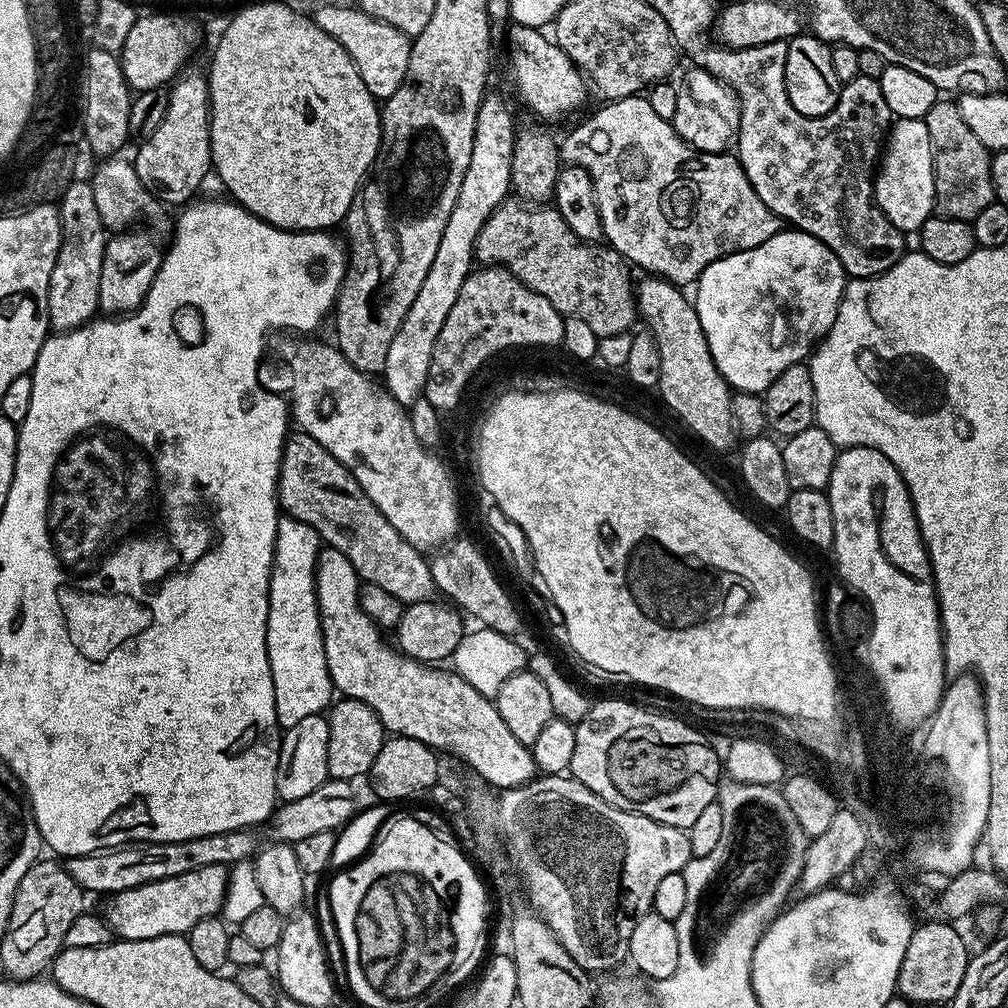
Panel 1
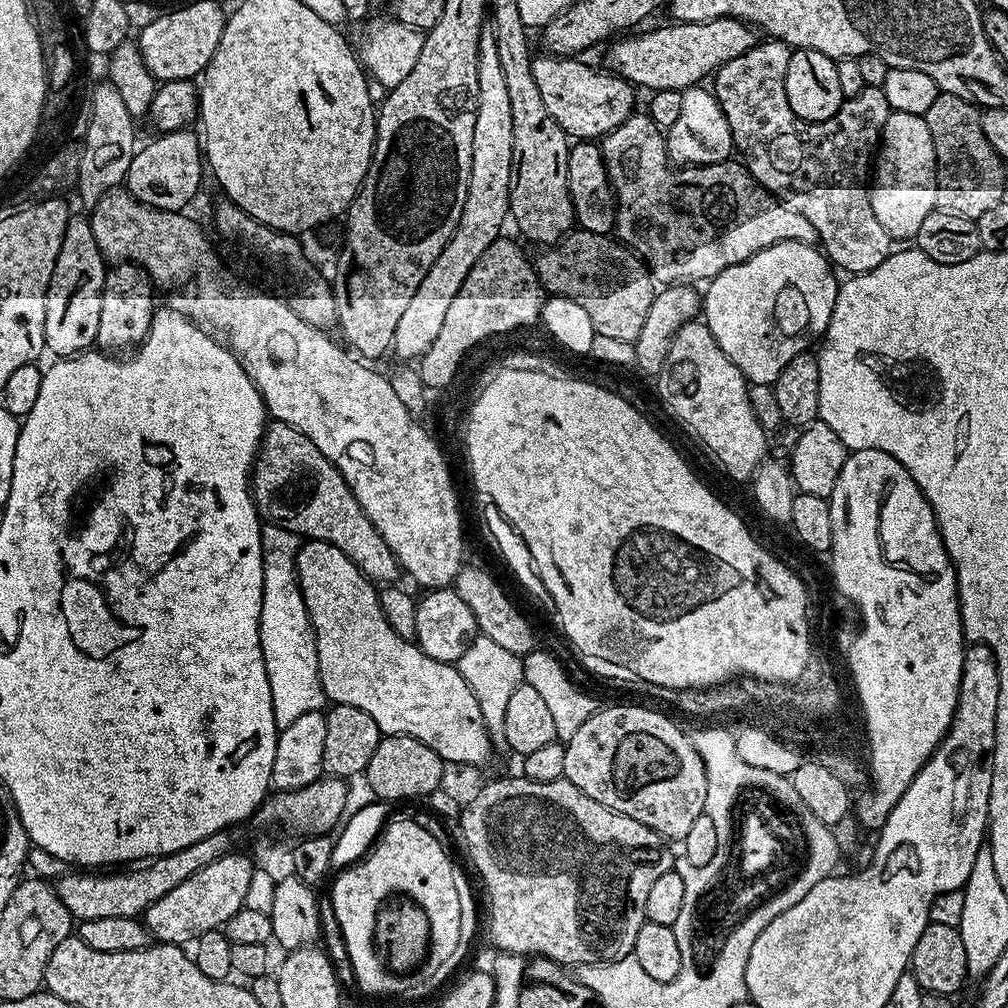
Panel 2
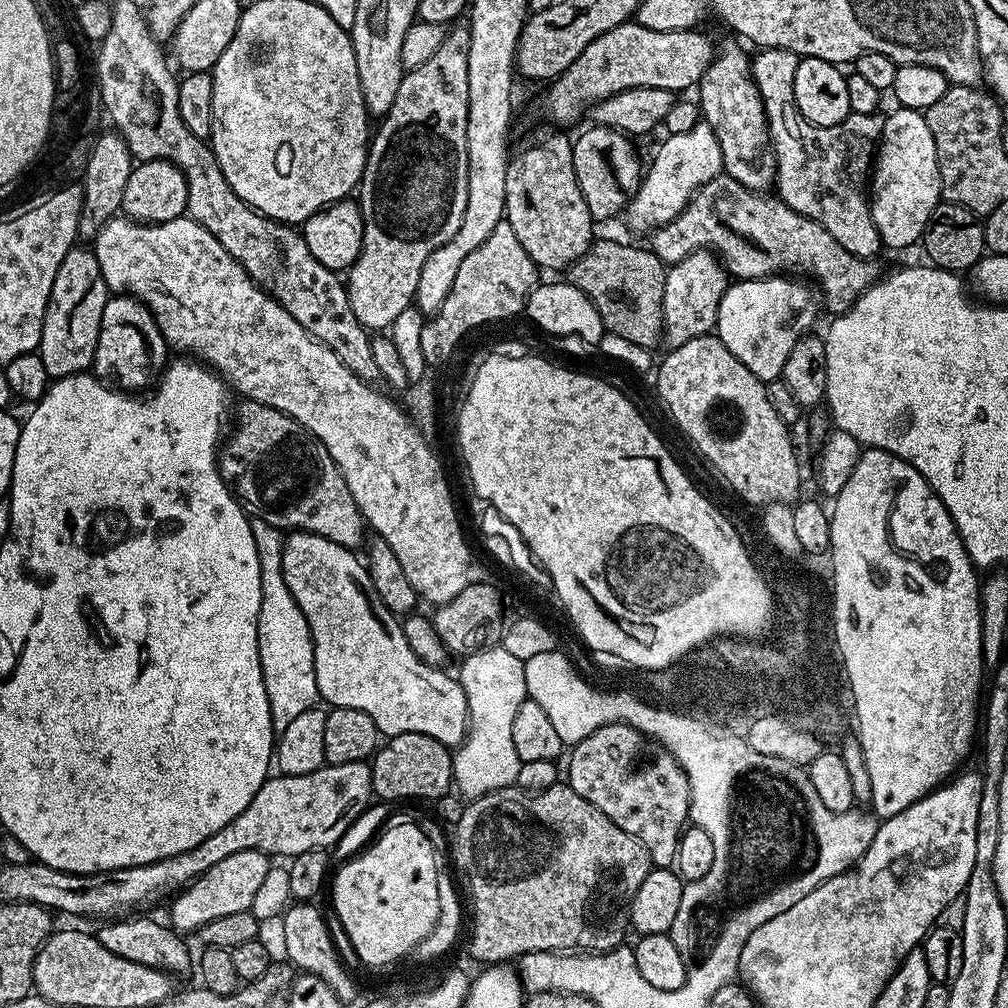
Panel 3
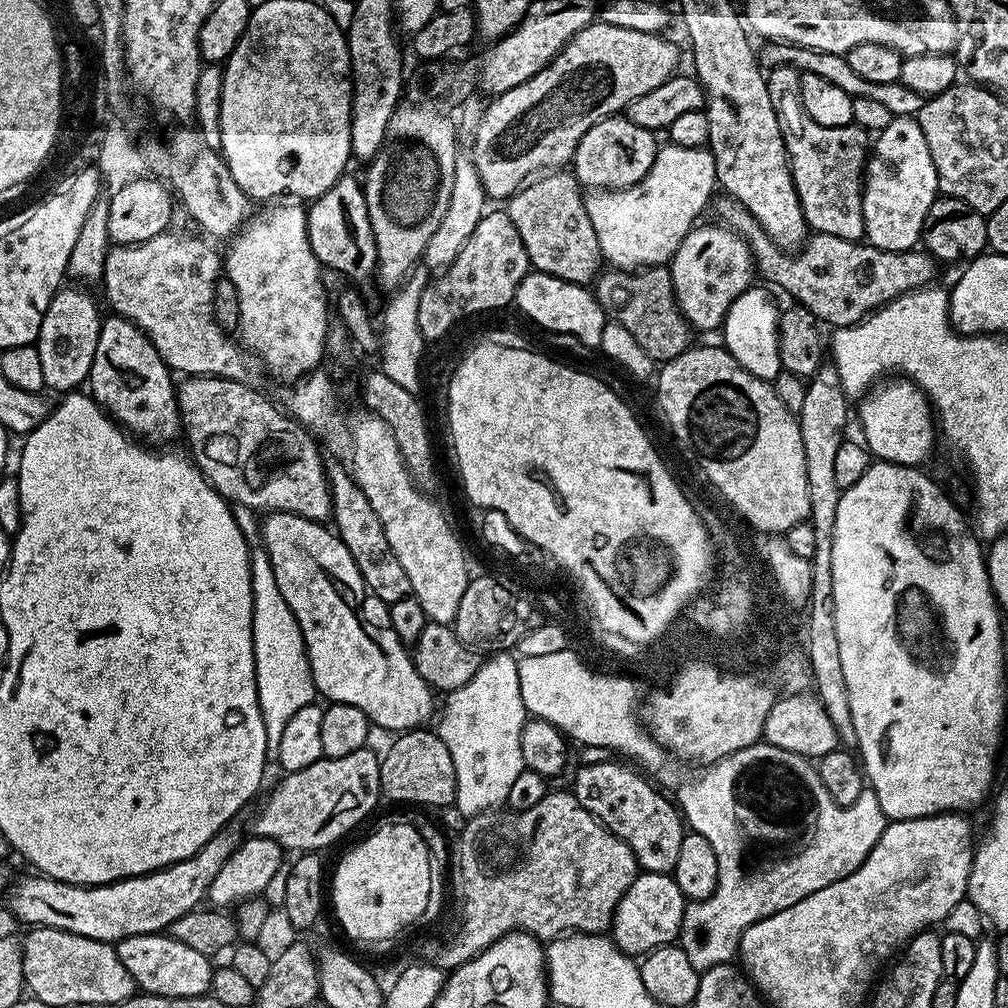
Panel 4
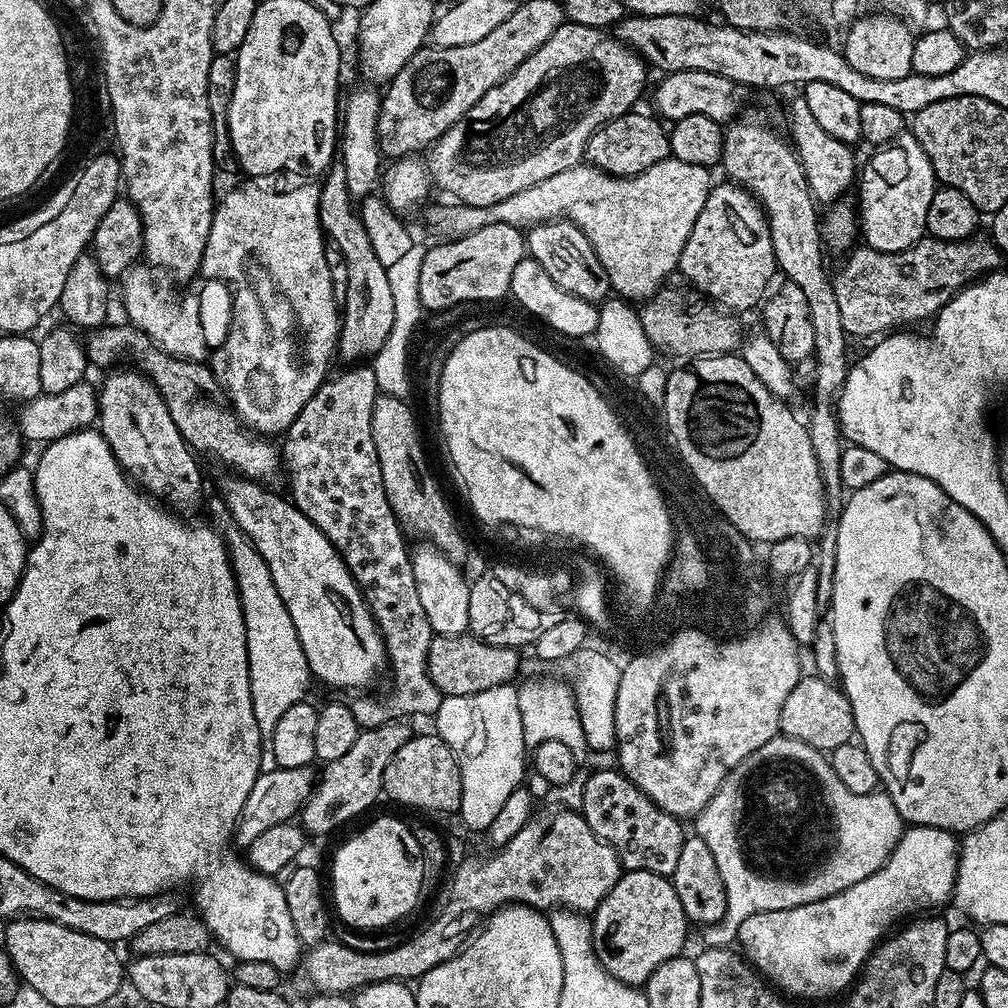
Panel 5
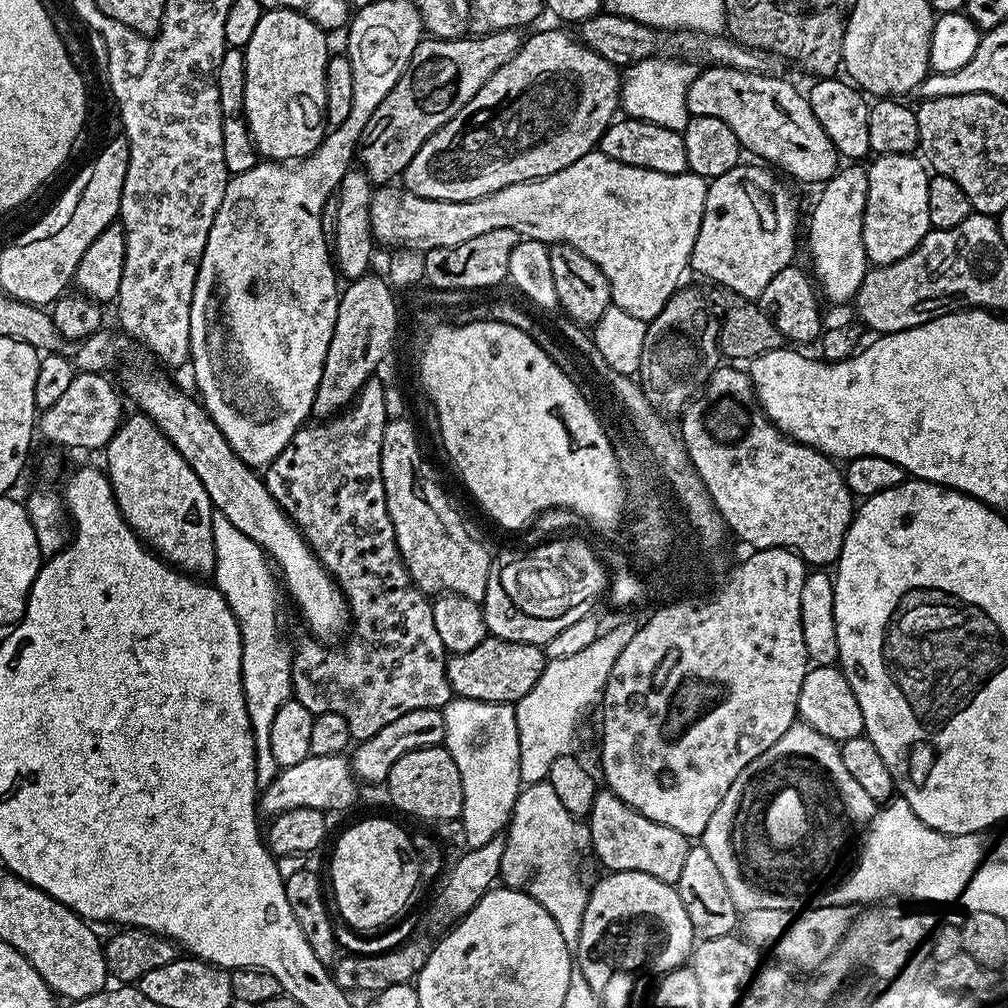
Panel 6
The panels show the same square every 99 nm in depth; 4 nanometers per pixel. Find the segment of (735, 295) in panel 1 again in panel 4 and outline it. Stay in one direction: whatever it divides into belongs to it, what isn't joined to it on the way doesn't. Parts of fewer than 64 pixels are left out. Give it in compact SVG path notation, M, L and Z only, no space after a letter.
M759 286L745 290L733 302L730 310L724 316L722 333L724 332L723 347L728 349L742 367L750 374L769 382L782 371L780 355L778 354L778 338L780 337L780 318L778 308L772 305L772 300Z

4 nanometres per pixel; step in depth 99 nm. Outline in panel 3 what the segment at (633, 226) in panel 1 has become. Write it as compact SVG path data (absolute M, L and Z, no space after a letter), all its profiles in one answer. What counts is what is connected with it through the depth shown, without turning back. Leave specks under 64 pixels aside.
M726 174L718 175L697 188L696 193L692 195L692 199L683 210L670 223L655 229L651 236L652 251L661 262L668 266L677 264L679 260L686 258L692 252L707 250L718 257L720 263L727 268L729 277L736 280L757 280L763 276L779 273L781 270L792 270L788 268L801 268L802 271L809 272L816 279L815 287L818 292L818 287L820 287L819 295L822 297L822 304L825 304L832 314L845 312L878 279L875 259L850 254L850 250L846 250L846 246L840 245L832 237L830 230L826 230L818 222L790 210L790 206L786 206L779 195L754 192L752 189L742 186L742 182L738 182Z

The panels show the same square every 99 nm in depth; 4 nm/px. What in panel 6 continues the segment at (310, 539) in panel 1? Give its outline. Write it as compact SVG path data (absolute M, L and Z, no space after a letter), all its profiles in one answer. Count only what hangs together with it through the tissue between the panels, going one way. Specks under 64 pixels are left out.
M213 511L212 537L216 555L214 587L226 598L240 627L244 697L248 722L256 738L256 779L267 782L276 779L278 771L274 754L270 750L268 731L274 714L278 714L287 700L293 699L292 655L276 633L276 584L272 581L273 569L264 549L246 538L246 534L242 534L242 530L238 530L238 526L226 518L226 514Z

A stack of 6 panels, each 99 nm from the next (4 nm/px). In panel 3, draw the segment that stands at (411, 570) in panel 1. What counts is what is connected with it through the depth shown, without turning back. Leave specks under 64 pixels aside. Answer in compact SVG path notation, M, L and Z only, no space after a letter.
M245 399L243 403L240 417L236 420L236 433L229 440L227 437L218 456L220 477L228 483L241 508L252 516L263 516L275 528L313 532L330 538L330 542L338 542L338 546L343 548L359 549L359 544L361 547L366 540L366 521L326 446L322 446L322 442L309 434L294 418L259 404L257 400Z

